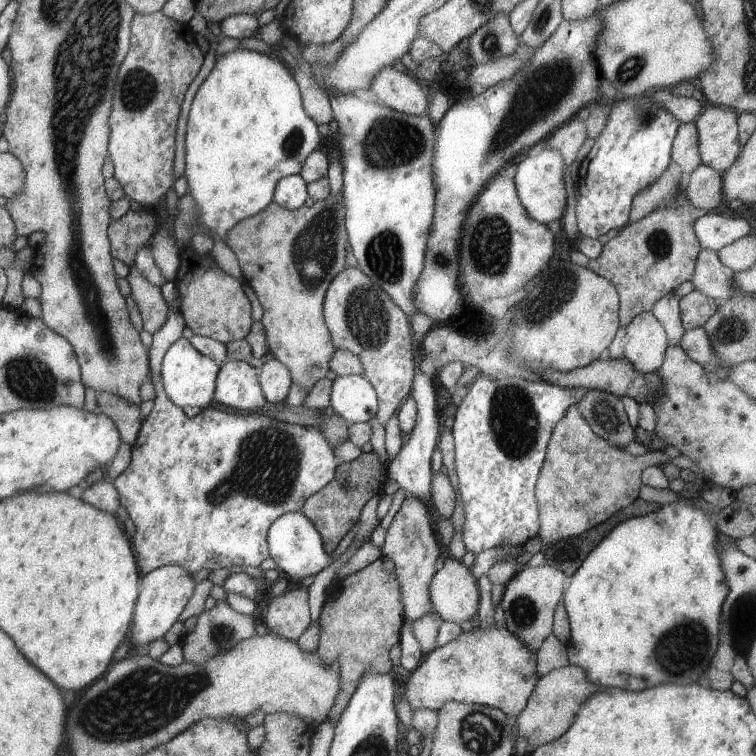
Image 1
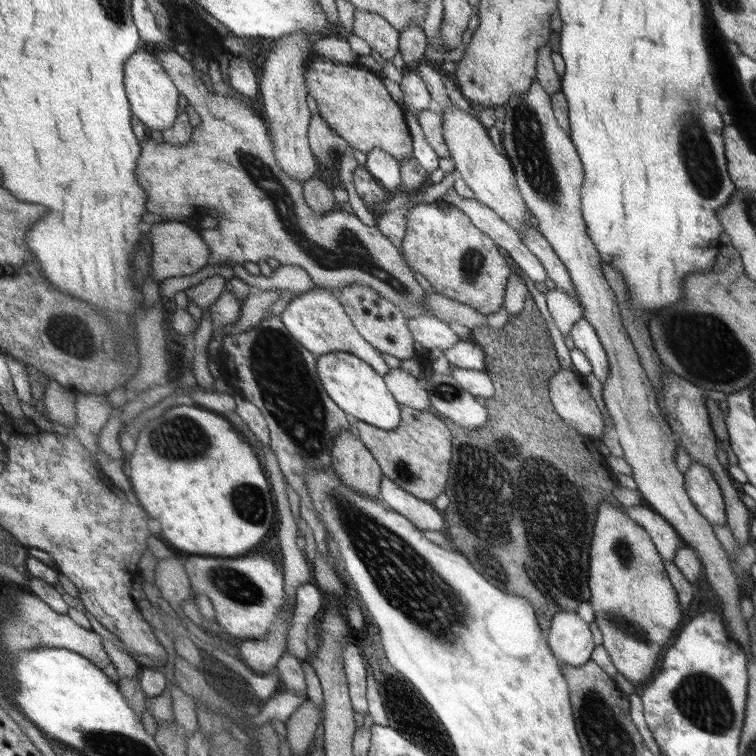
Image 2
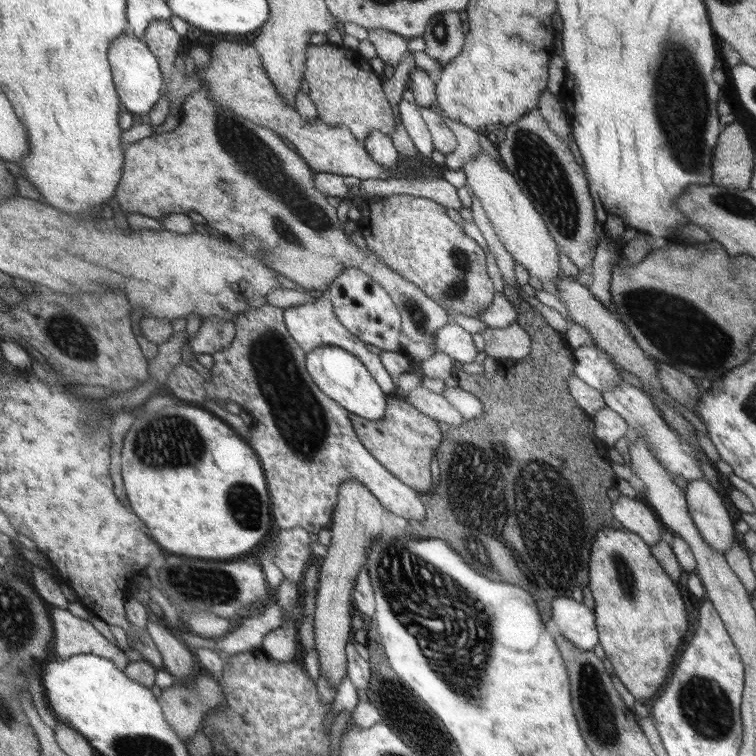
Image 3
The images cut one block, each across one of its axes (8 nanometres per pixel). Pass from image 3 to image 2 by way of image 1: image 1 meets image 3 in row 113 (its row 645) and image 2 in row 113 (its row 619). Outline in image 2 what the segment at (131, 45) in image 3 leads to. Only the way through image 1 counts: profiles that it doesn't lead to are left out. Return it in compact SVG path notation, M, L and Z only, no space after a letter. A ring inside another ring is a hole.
M145 50L131 54L123 62L123 86L125 86L127 99L131 105L131 113L135 115L149 130L163 130L170 133L171 124L177 116L177 98L179 91L171 82L170 76L163 70L158 59Z

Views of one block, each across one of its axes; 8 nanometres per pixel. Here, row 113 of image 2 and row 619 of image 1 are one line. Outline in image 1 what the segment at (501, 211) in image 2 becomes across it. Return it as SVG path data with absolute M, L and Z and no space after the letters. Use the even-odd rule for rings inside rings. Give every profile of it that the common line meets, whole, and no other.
M447 558L429 580L429 600L432 609L445 622L461 624L477 610L477 586L469 570Z

